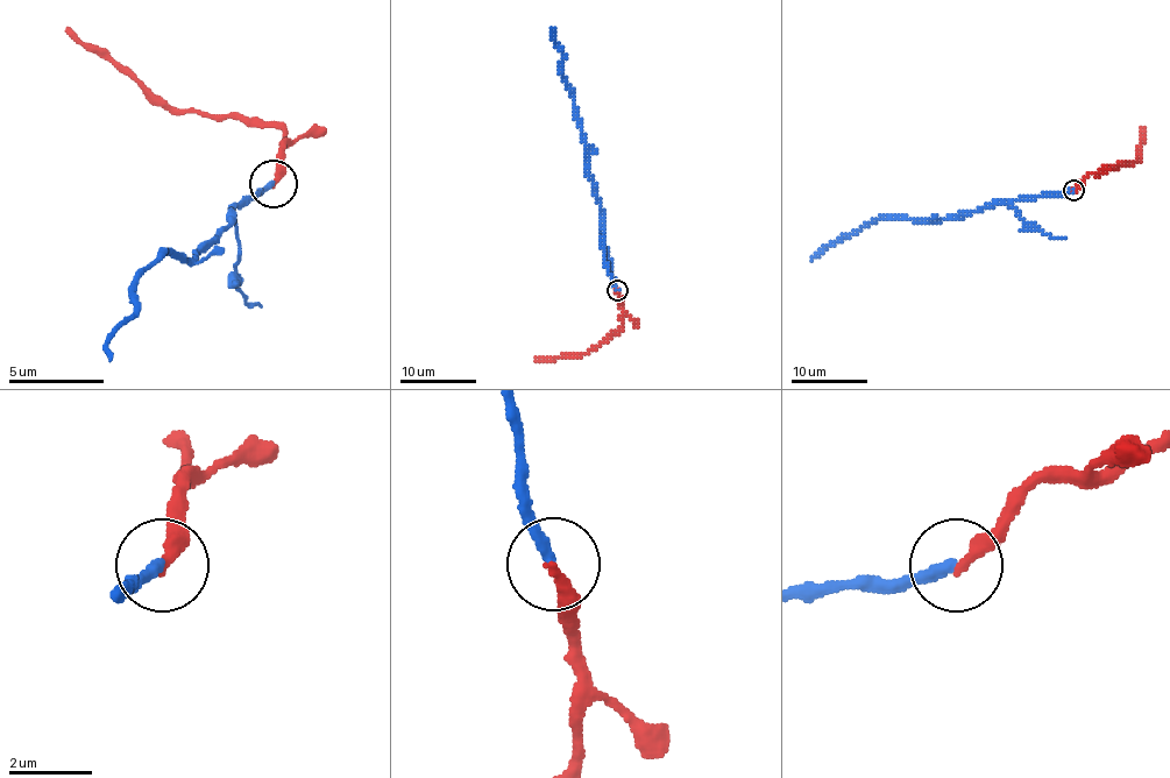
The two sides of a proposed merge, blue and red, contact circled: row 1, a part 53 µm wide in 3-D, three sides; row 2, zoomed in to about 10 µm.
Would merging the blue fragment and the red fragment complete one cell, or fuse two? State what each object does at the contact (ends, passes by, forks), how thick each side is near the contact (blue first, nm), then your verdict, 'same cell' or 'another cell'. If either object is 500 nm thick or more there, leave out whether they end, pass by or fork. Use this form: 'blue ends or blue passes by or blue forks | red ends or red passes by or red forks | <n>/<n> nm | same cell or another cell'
blue ends | red ends | 280/300 nm | same cell

